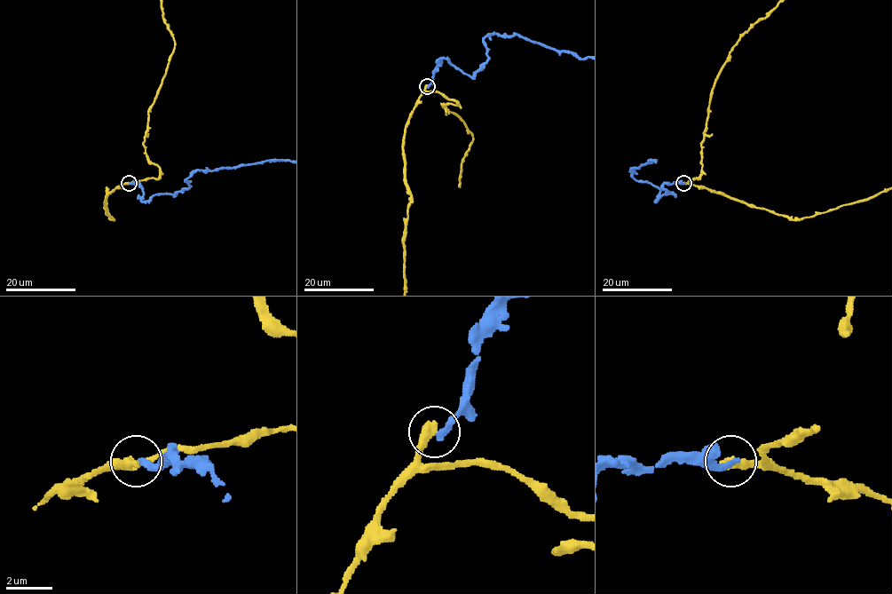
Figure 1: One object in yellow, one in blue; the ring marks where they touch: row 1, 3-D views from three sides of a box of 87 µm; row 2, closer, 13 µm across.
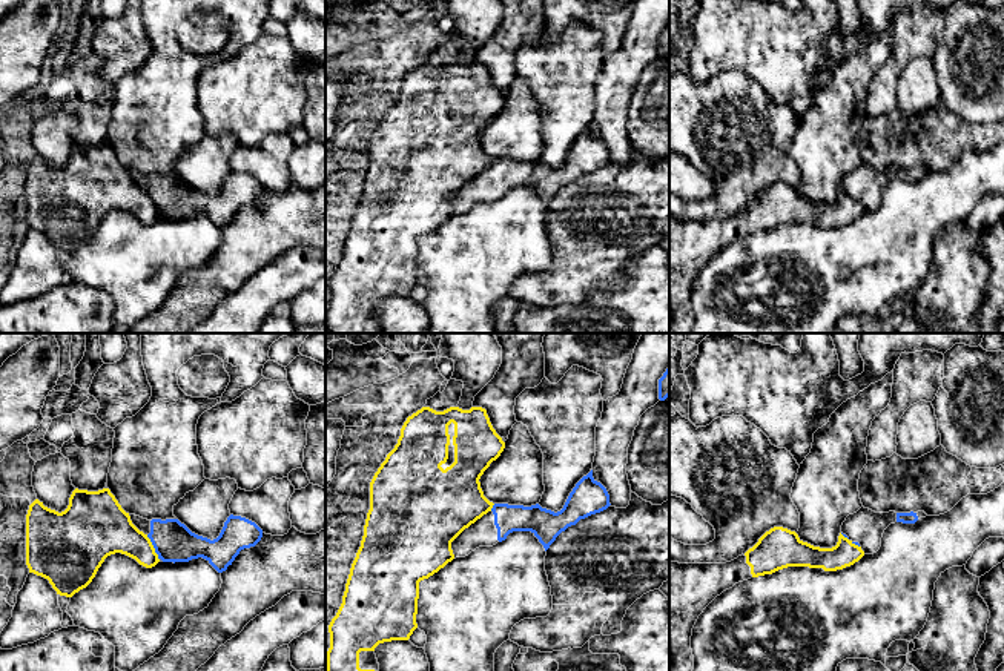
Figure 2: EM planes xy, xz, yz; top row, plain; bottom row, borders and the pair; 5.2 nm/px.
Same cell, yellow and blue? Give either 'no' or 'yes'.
no

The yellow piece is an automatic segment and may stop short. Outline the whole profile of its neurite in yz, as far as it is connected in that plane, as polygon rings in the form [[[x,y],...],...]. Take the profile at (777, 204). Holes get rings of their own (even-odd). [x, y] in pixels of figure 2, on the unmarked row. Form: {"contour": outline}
{"contour": [[[774,183],[745,210],[726,220],[669,218],[669,333],[692,333],[692,284],[703,266],[735,240],[788,223],[837,227],[864,212],[841,189],[832,204],[803,198],[795,187]]]}

